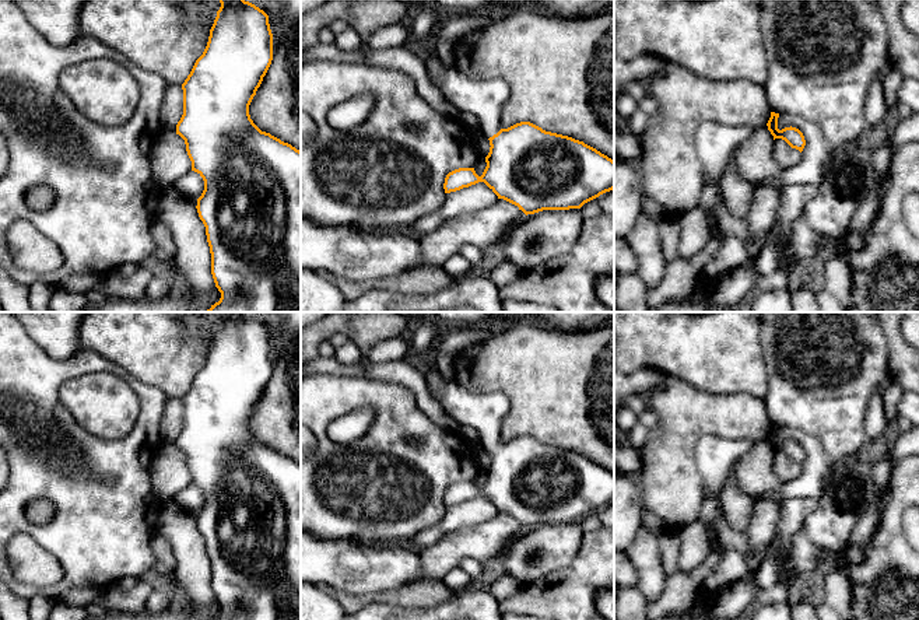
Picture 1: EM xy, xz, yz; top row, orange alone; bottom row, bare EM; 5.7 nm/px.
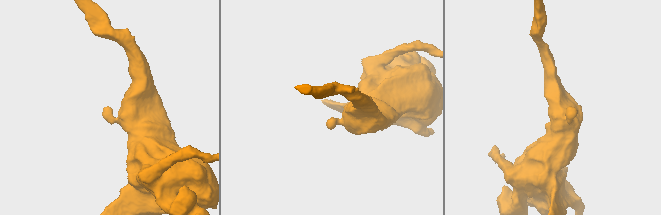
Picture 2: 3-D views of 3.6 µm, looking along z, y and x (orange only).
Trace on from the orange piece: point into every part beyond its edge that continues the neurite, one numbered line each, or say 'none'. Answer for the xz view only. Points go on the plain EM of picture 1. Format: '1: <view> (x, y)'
1: xz (484, 413)

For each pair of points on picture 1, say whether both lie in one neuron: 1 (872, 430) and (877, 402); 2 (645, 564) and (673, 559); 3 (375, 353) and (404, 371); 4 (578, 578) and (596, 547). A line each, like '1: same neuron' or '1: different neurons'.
1: same neuron
2: different neurons
3: different neurons
4: same neuron

